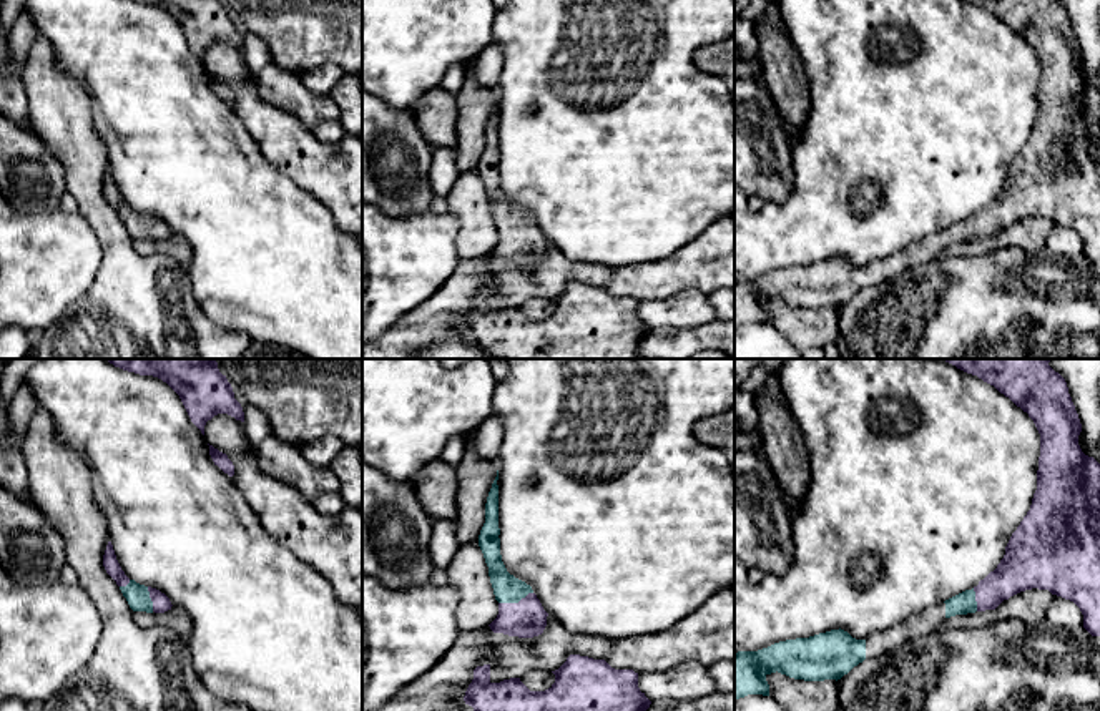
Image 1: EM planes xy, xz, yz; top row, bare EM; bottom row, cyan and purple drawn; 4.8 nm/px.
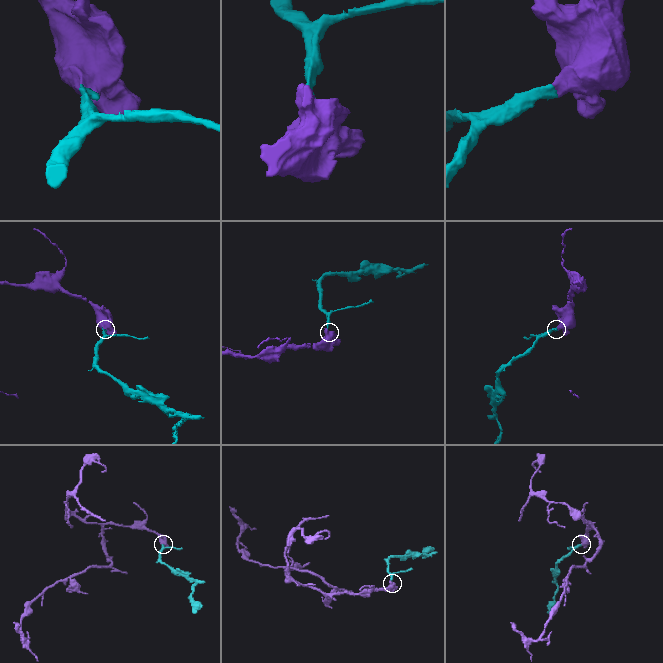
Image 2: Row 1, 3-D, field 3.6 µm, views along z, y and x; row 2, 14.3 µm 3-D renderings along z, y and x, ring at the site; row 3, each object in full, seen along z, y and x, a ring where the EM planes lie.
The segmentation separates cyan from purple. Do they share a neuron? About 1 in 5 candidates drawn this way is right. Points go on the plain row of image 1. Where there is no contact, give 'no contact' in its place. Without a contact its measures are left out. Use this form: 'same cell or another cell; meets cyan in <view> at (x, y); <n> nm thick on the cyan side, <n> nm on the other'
same cell; meets cyan in xz at (515, 230); 140 nm thick on the cyan side, 190 nm on the other

